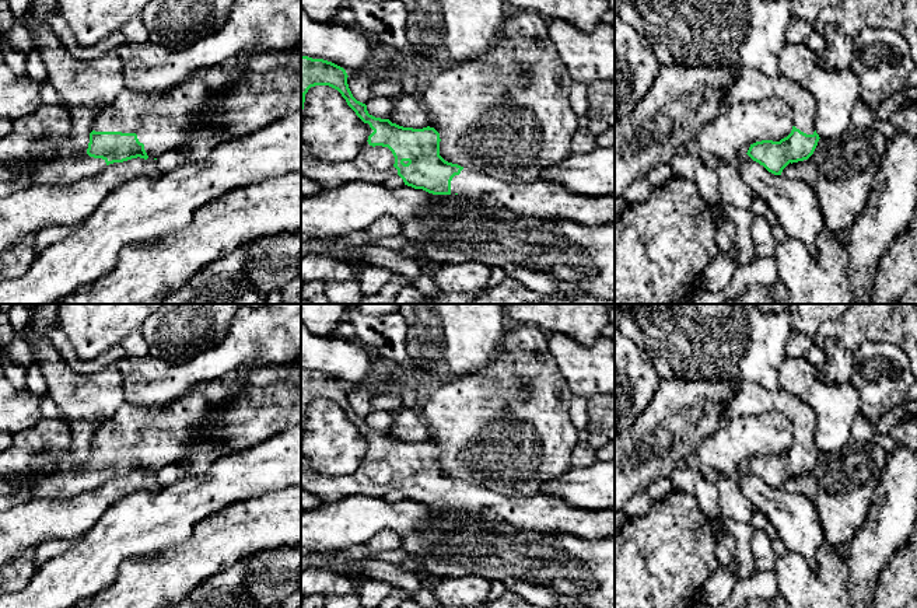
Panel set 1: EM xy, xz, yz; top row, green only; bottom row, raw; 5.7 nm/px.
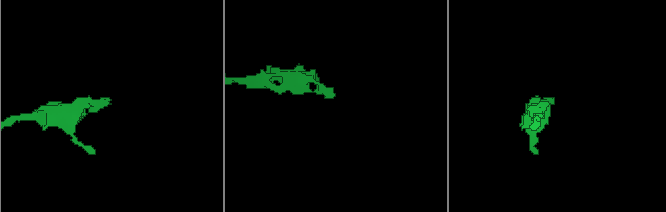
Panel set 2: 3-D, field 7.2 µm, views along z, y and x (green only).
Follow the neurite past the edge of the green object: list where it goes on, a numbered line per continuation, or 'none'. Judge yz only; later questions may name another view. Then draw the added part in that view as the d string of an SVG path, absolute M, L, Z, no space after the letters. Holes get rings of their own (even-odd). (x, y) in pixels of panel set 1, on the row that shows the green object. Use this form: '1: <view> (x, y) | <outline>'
1: yz (748, 84) | M738 69L724 95L724 106L763 99L783 99L792 111L792 126L806 134L813 134L813 97L781 74L769 77L753 69Z

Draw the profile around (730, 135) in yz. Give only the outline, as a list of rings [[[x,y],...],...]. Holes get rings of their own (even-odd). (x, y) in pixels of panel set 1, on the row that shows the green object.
[[[783,99],[736,102],[724,106],[721,113],[707,123],[694,137],[692,148],[717,163],[735,164],[749,147],[762,140],[780,141],[792,130],[792,111]]]

